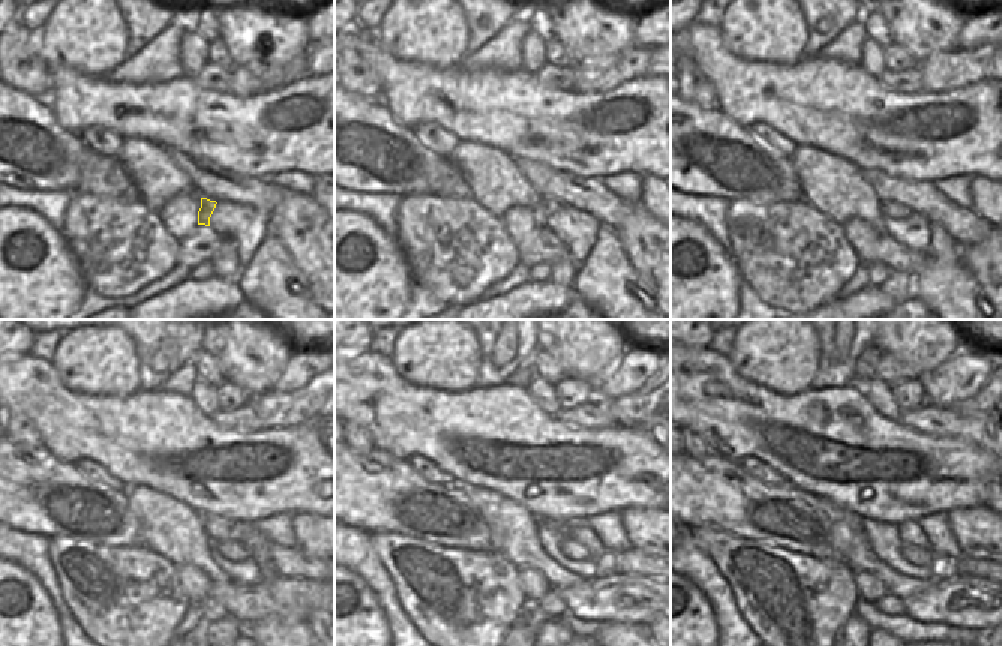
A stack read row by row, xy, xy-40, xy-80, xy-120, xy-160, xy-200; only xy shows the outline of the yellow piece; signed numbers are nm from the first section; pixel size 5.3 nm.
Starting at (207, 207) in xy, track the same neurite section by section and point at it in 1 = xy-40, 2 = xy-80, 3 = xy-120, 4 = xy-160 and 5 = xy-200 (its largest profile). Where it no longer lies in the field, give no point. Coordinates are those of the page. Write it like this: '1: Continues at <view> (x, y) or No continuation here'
1: Continues at xy-40 (545, 209)
2: Continues at xy-80 (890, 209)
3: Continues at xy-120 (231, 550)
4: Continues at xy-160 (570, 549)
5: Continues at xy-200 (917, 555).

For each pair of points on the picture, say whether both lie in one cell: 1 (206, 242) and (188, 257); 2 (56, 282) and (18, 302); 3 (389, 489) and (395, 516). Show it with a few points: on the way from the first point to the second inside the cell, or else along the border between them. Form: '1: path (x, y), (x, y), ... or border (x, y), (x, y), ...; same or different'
1: path (201, 243), (192, 252); same
2: path (47, 282), (38, 282), (27, 293); same
3: path (389, 495), (395, 502), (395, 510); same

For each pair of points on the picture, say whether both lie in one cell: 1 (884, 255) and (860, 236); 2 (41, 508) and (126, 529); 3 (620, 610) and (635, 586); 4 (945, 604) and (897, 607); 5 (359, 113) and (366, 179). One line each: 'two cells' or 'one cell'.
1: two cells
2: one cell
3: one cell
4: two cells
5: one cell

